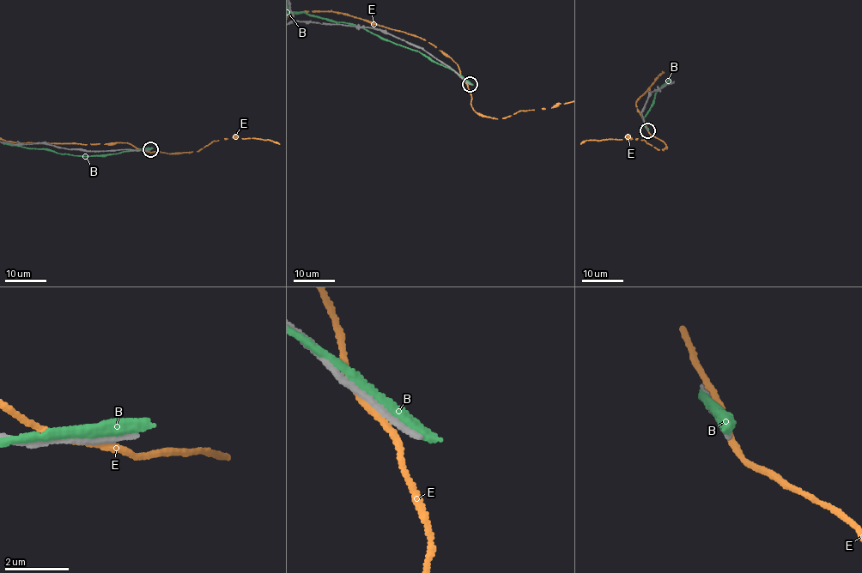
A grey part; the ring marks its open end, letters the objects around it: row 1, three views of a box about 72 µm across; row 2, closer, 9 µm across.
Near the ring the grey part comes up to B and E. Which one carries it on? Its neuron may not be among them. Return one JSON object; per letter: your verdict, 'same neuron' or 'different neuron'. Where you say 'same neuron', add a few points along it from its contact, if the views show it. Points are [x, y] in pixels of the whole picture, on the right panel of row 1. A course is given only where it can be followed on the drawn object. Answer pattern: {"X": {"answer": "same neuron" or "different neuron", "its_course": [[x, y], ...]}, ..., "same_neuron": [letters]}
{"B": {"answer": "different neuron"}, "E": {"answer": "different neuron"}, "same_neuron": []}

